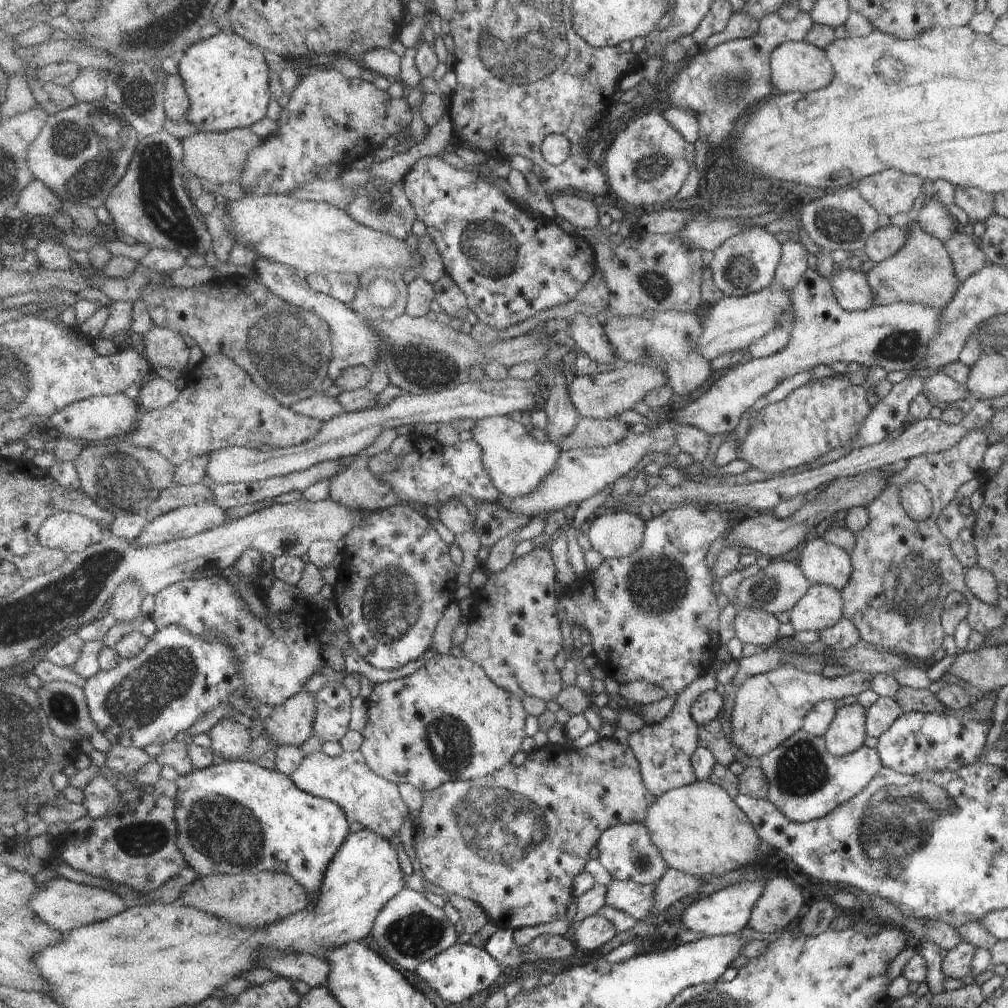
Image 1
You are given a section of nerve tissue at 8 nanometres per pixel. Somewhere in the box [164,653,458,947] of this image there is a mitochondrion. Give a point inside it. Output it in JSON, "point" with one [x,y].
{"point":[220,827]}

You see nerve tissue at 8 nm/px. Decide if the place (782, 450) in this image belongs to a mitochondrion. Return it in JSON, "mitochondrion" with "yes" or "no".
{"mitochondrion":"yes"}

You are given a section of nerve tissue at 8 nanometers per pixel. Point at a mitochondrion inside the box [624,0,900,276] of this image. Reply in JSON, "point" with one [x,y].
{"point":[721,88]}

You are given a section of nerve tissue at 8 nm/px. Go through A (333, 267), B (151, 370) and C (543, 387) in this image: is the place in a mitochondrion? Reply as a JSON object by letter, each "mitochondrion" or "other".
{"A":"other","B":"other","C":"other"}

